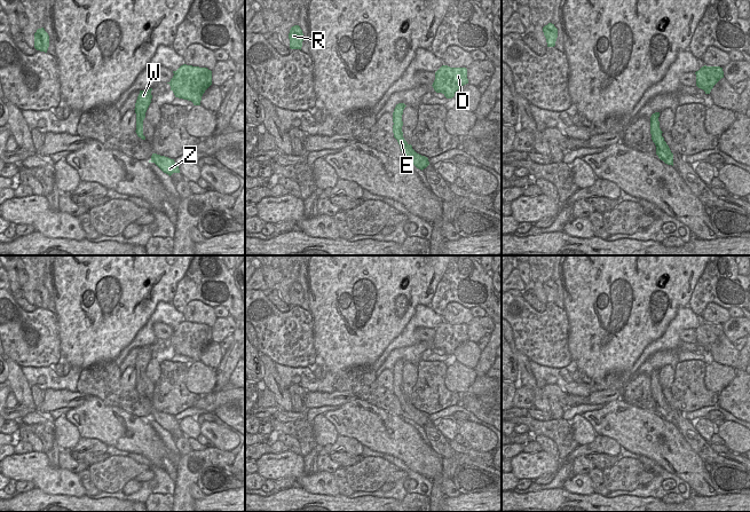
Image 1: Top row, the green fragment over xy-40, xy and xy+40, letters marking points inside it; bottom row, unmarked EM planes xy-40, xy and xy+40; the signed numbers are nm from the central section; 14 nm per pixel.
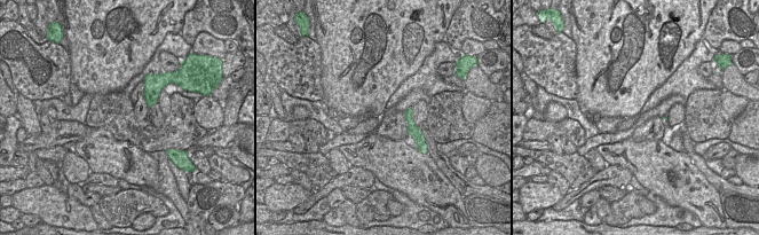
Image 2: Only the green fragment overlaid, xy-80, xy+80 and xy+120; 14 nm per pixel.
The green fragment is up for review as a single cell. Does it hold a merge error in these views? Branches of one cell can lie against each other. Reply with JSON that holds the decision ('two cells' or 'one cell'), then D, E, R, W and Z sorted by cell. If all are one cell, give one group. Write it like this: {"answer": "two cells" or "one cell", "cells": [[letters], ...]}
{"answer": "one cell", "cells": [["D", "E", "R", "W", "Z"]]}

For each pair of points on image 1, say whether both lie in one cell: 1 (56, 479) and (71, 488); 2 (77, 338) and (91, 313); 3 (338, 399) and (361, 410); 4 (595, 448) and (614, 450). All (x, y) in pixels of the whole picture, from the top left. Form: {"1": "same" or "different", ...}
{"1": "same", "2": "same", "3": "different", "4": "same"}

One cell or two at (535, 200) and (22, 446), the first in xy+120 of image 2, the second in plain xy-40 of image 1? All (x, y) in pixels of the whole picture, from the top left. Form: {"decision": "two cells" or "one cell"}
{"decision": "two cells"}

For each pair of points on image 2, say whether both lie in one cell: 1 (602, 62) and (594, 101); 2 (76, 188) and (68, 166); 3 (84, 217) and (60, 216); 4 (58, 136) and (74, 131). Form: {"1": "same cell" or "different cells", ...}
{"1": "same cell", "2": "different cells", "3": "same cell", "4": "same cell"}

